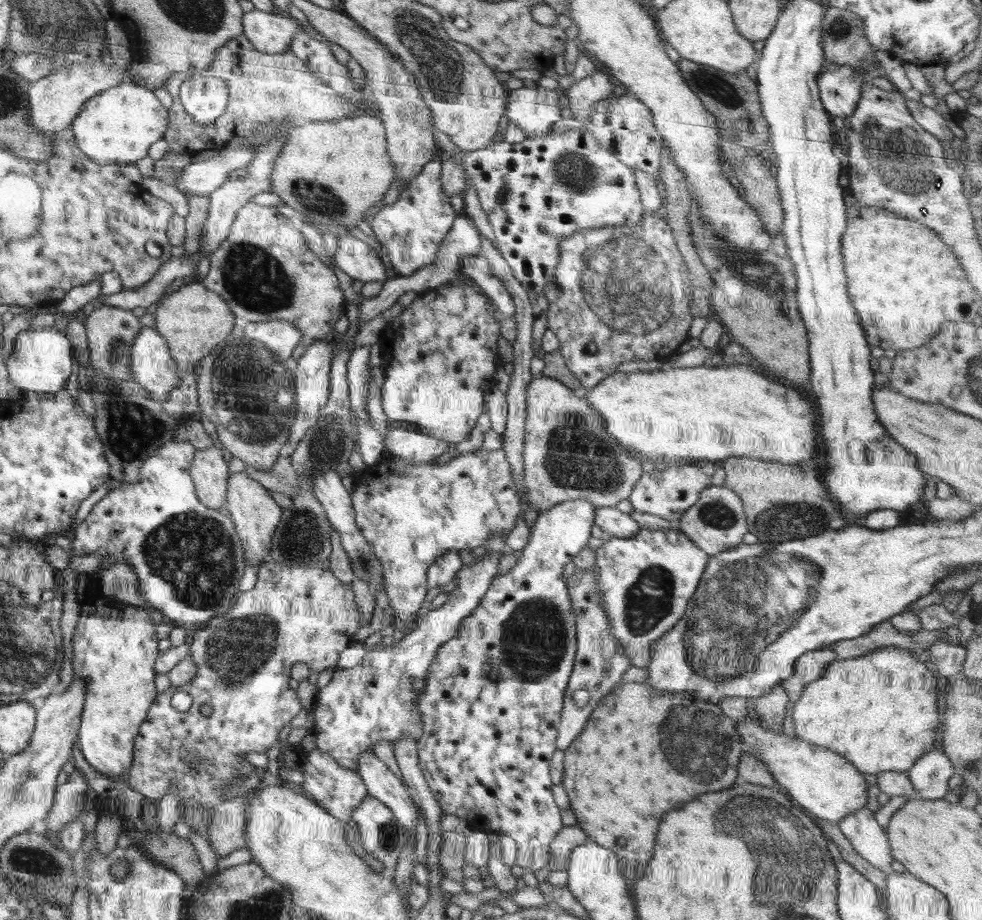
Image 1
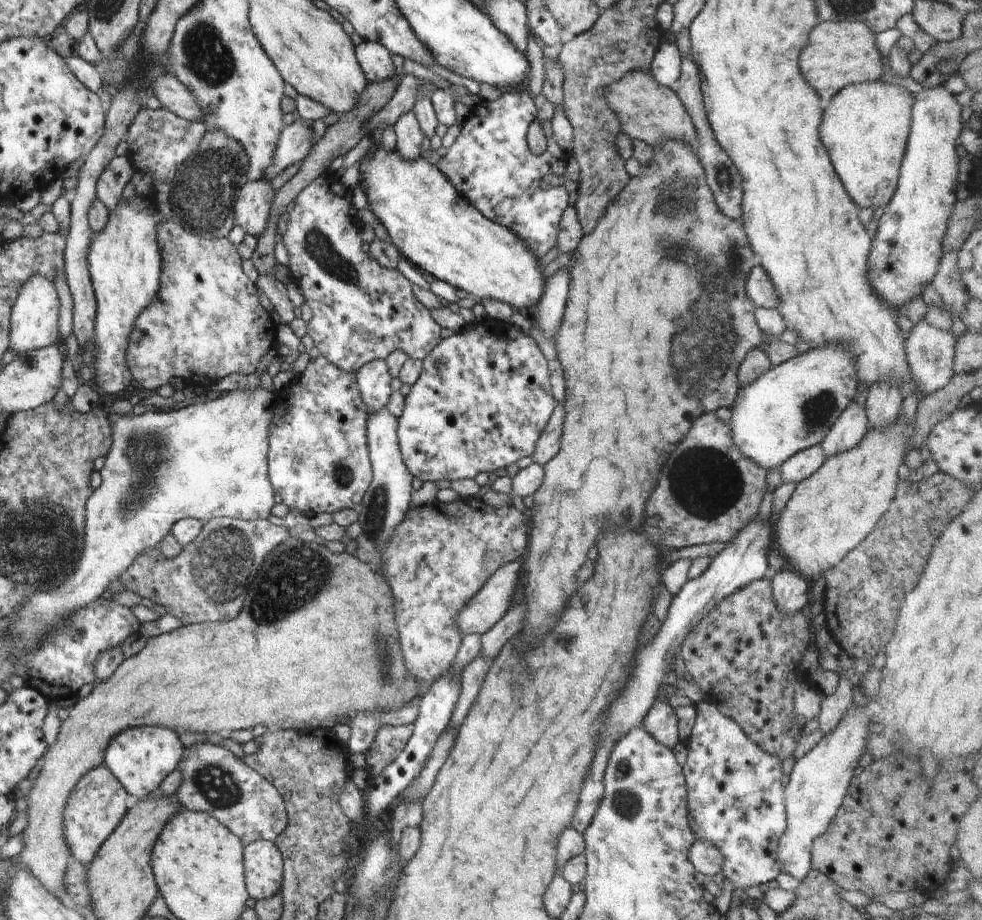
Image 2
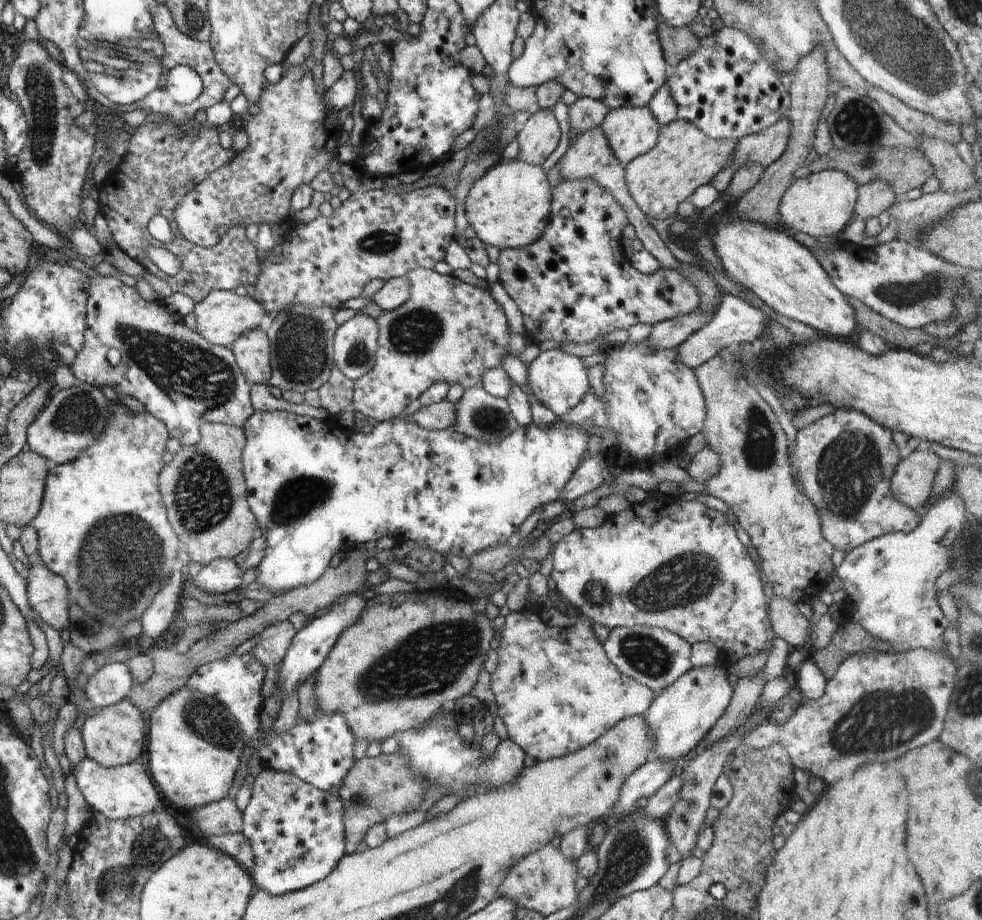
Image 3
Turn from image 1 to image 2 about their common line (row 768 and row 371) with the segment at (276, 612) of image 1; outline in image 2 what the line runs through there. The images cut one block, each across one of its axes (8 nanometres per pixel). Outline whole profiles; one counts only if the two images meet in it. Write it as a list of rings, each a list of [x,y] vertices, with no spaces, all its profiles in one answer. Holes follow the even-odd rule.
[[[170,218],[162,220],[157,228],[158,246],[161,248],[162,274],[161,286],[158,287],[156,296],[150,301],[150,304],[138,315],[134,321],[133,329],[129,334],[129,343],[125,352],[125,359],[128,369],[132,374],[133,382],[138,382],[144,390],[157,391],[165,385],[169,385],[171,378],[181,378],[186,384],[195,387],[203,387],[209,390],[210,386],[230,374],[250,375],[256,374],[256,368],[260,358],[268,350],[277,347],[277,325],[272,320],[270,312],[266,311],[258,300],[258,288],[256,284],[250,281],[250,278],[242,271],[243,258],[239,255],[235,247],[226,237],[221,239],[205,239],[198,235],[190,234],[185,227],[180,226],[178,222]]]

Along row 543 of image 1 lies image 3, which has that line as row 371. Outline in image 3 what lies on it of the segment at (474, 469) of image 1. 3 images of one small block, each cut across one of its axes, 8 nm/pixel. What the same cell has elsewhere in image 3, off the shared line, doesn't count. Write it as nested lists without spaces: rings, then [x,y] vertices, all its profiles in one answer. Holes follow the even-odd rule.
[[[414,269],[408,271],[406,274],[408,282],[410,282],[410,298],[391,311],[383,311],[378,318],[375,318],[376,324],[378,324],[378,348],[376,349],[376,360],[374,360],[374,366],[370,372],[364,374],[354,381],[353,390],[353,407],[355,411],[364,414],[368,418],[374,418],[378,422],[384,422],[391,418],[398,418],[404,416],[404,409],[412,400],[416,400],[423,392],[426,392],[433,384],[438,382],[448,382],[448,384],[461,384],[464,389],[472,388],[481,384],[482,376],[486,370],[494,367],[500,367],[502,358],[507,356],[508,342],[510,342],[510,329],[506,315],[503,313],[502,308],[496,304],[496,300],[490,296],[490,291],[486,292],[480,288],[476,288],[470,284],[460,281],[453,275],[440,275],[434,271],[426,269]]]

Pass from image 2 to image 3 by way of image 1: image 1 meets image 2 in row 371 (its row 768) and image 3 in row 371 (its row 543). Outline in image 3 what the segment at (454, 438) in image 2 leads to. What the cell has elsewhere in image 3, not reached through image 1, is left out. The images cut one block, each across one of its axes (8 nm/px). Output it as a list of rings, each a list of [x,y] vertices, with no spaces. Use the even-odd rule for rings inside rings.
[[[560,349],[540,351],[537,358],[527,364],[528,392],[546,408],[549,408],[558,418],[572,410],[591,390],[588,383],[588,370],[581,358],[566,354]]]

